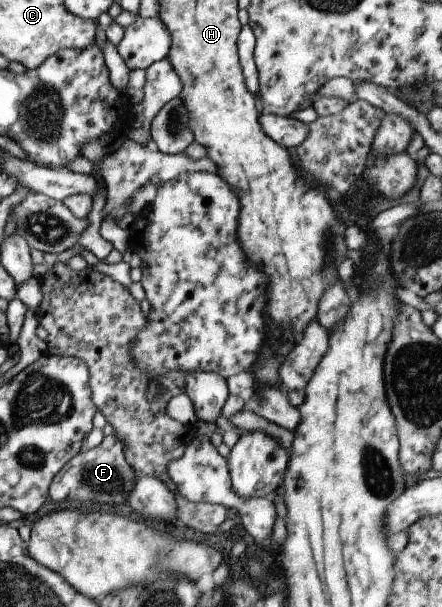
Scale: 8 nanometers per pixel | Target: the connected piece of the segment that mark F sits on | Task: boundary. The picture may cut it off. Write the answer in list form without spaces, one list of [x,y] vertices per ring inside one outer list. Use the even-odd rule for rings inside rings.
[[[113,435],[103,438],[95,448],[80,453],[59,469],[49,483],[49,499],[55,503],[75,499],[95,500],[102,506],[125,504],[136,474],[126,463],[122,452],[123,445]]]

